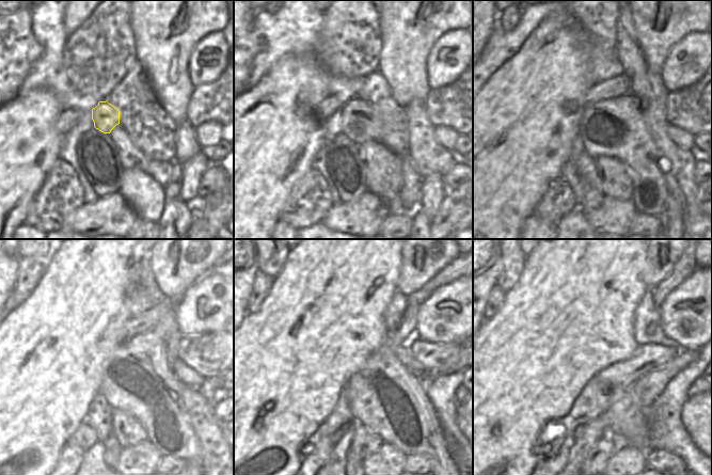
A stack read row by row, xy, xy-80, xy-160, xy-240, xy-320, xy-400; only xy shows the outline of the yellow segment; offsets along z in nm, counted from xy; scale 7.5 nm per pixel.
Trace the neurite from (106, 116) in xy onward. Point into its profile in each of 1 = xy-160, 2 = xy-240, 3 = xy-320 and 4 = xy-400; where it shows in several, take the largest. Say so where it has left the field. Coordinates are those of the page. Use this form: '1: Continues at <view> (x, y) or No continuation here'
1: Continues at xy-160 (616, 127)
2: Continues at xy-240 (138, 380)
3: Continues at xy-320 (384, 396)
4: Continues at xy-400 (628, 417)

